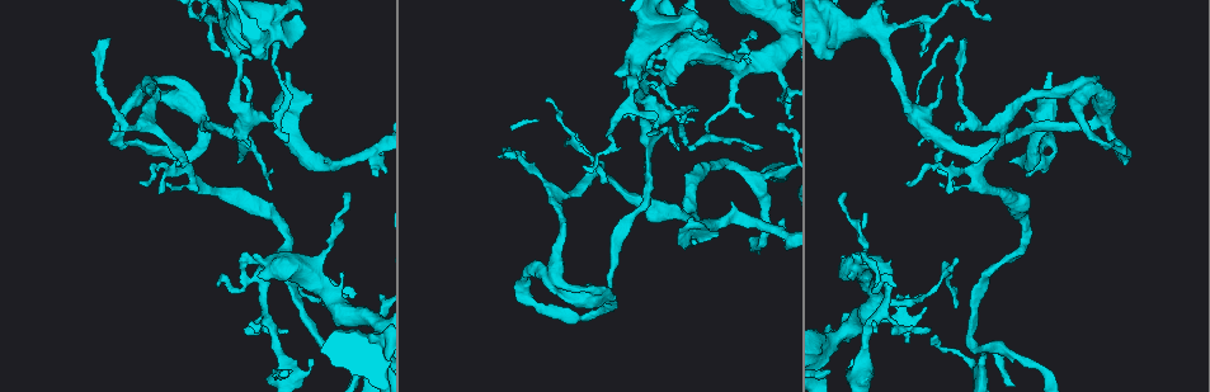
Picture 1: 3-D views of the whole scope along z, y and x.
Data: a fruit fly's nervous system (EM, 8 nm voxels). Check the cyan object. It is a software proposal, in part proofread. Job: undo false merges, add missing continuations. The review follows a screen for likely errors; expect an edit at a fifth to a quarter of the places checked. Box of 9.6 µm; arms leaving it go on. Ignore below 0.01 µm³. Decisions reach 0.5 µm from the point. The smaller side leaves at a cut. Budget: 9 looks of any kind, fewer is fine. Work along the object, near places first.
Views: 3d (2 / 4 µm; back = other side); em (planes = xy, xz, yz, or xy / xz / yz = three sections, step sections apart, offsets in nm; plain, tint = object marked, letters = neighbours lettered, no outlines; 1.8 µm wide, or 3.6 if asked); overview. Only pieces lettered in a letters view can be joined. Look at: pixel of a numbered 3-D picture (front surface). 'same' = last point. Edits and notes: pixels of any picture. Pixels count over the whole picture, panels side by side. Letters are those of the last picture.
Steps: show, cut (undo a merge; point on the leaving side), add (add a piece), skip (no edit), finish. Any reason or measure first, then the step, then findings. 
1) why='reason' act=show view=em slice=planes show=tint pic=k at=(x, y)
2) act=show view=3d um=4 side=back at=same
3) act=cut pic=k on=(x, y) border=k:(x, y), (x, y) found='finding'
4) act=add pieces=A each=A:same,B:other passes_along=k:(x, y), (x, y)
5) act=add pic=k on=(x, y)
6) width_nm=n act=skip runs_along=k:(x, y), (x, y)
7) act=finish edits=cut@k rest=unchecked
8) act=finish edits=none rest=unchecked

why='side arm on a straight run' act=show view=em slice=planes show=letters pic=1 at=(923, 120)

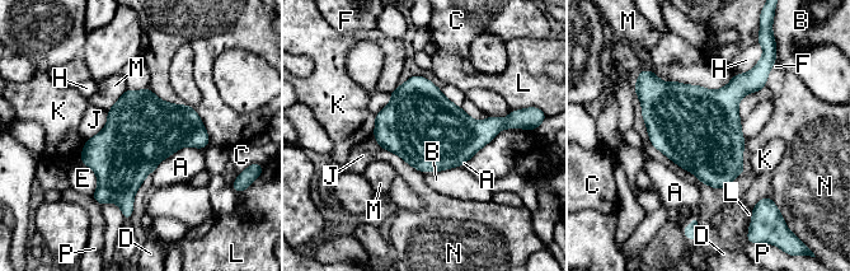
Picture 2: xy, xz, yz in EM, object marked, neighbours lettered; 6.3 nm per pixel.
act=skip each=A:other,B:other,C:other,D:other,E:other,F:other,H:other,J:other,K:other,L:other,M:other,N:other,P:other border=2:(201, 148), (181, 146), (151, 172) found='all the same neuron'

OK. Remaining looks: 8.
why='branch point' act=show view=em slice=yz step=4 show=tint pic=1 at=(1099, 118)

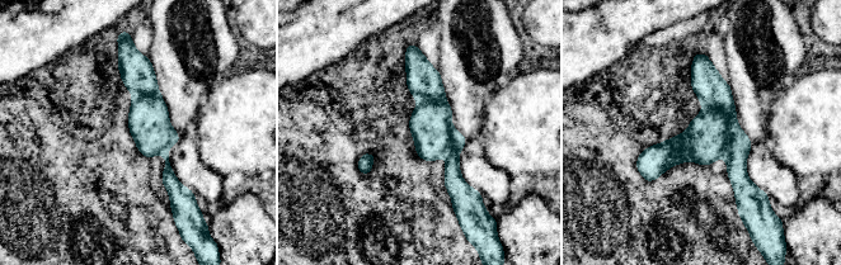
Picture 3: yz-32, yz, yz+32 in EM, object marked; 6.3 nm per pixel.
act=show view=em slice=yz step=4 show=letters at=same

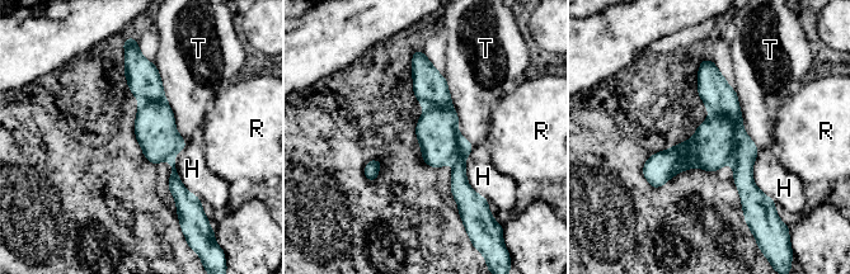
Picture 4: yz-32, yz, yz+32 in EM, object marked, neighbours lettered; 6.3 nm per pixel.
act=skip each=H:other,R:other,T:other border=4:(155, 66), (174, 127), (186, 142) found='all the same neuron'

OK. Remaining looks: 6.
why='branch stops here' act=show view=em slice=planes show=letters pic=1 at=(648, 68)

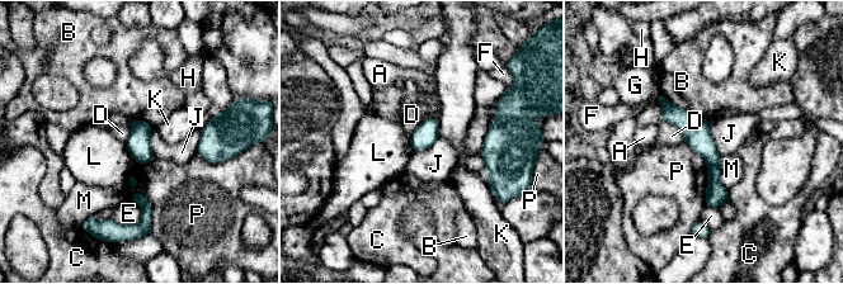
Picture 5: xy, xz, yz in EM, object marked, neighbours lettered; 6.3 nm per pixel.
act=add pieces=D each=A:other,B:other,C:other,D:same,E:other,F:other,G:other,H:other,J:other,K:other,L:other,M:other,P:other passes_along=5:(425, 135), (413, 135), (411, 114) found='the neuron continues'

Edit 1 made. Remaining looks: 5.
why='redraw' act=show view=overview

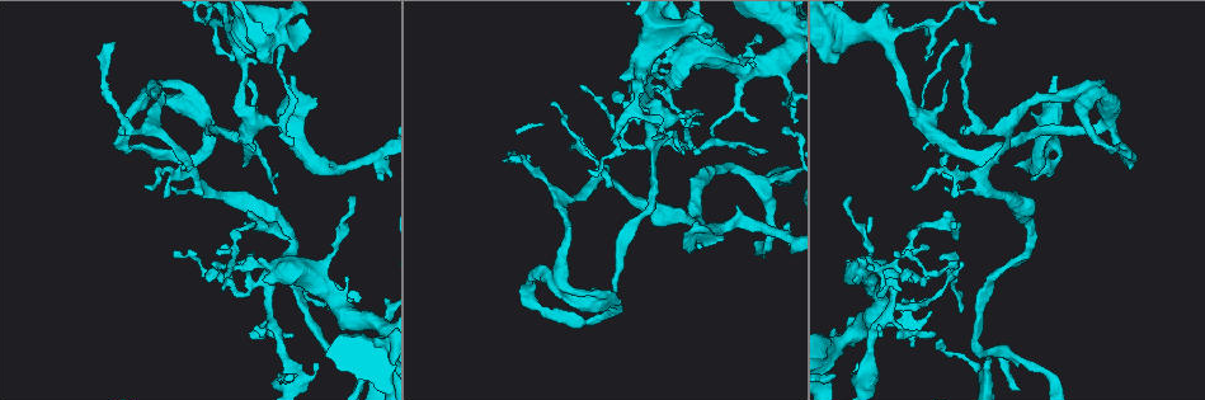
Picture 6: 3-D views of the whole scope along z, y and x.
why='branch stops here' act=show view=em slice=planes show=plain pic=6 at=(786, 102)

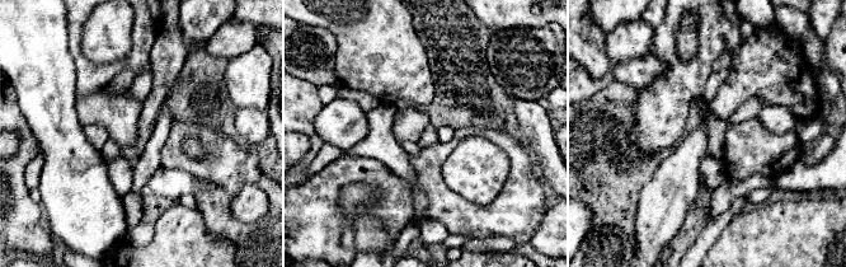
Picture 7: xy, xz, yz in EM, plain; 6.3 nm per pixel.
act=show view=em slice=planes show=letters at=same

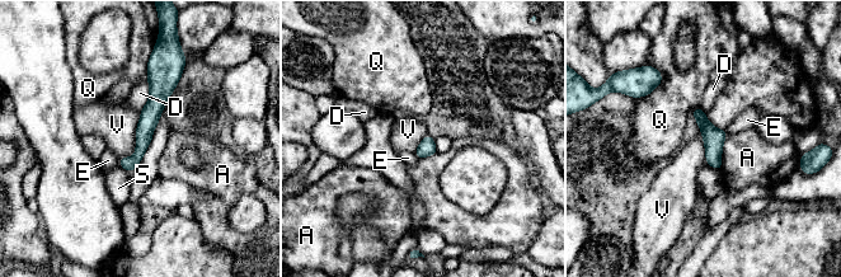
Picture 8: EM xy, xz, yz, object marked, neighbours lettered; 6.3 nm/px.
act=skip each=A:other,D:other,E:other,Q:other,S:other,V:other runs_along=8:(153, 67), (156, 103), (128, 167) found='no lettered piece goes on from it'

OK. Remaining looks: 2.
act=finish edits=add@5 rest=unchecked

